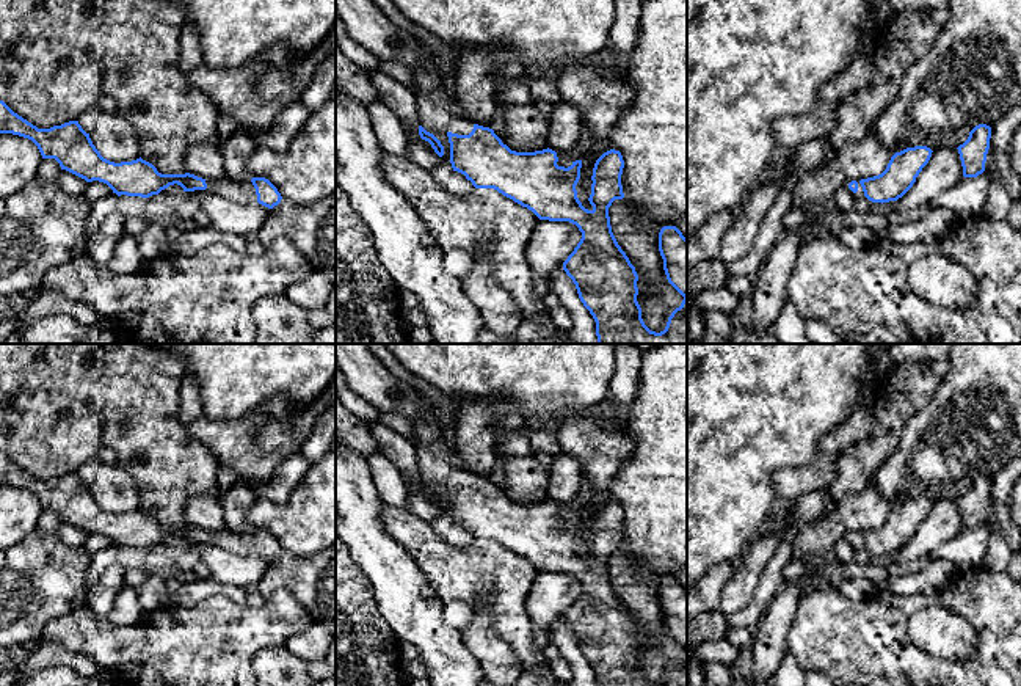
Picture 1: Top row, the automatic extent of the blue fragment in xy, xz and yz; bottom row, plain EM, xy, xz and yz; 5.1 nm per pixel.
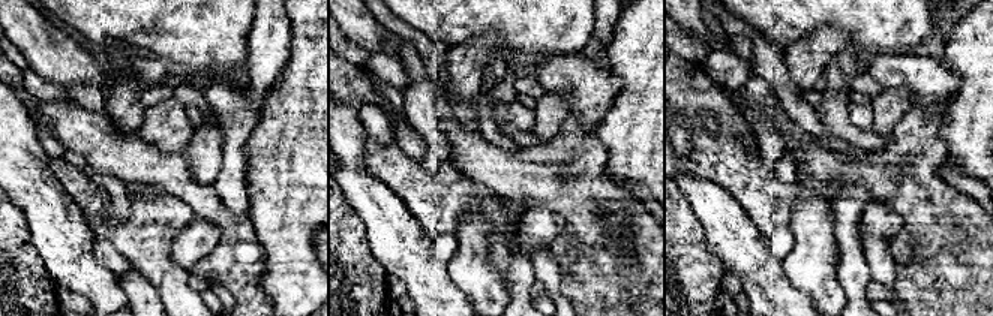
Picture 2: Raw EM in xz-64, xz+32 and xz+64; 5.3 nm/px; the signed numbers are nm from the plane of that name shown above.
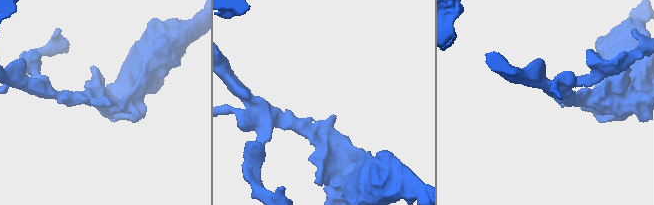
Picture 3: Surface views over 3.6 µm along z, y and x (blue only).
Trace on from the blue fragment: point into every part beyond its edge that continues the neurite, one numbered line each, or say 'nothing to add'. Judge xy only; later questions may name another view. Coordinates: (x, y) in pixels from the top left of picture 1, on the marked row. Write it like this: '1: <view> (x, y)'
1: xy (239, 192)

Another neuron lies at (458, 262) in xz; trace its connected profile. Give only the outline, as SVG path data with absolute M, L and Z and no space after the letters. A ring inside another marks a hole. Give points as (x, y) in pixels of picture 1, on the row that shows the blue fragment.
M445 248L442 251L442 261L445 270L461 281L469 275L474 267L472 254L469 254L463 248Z

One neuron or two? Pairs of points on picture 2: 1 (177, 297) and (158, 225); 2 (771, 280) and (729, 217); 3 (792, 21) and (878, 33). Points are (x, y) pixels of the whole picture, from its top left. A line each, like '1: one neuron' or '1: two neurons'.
1: one neuron
2: one neuron
3: one neuron

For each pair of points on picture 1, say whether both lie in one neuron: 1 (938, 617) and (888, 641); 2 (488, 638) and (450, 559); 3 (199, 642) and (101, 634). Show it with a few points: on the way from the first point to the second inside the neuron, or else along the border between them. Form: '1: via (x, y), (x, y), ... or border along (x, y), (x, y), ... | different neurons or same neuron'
1: border along (922, 606), (908, 622), (908, 638), (935, 656) | different neurons
2: border along (482, 592), (488, 602), (493, 627), (499, 634) | different neurons
3: via (174, 642), (126, 642) | same neuron

